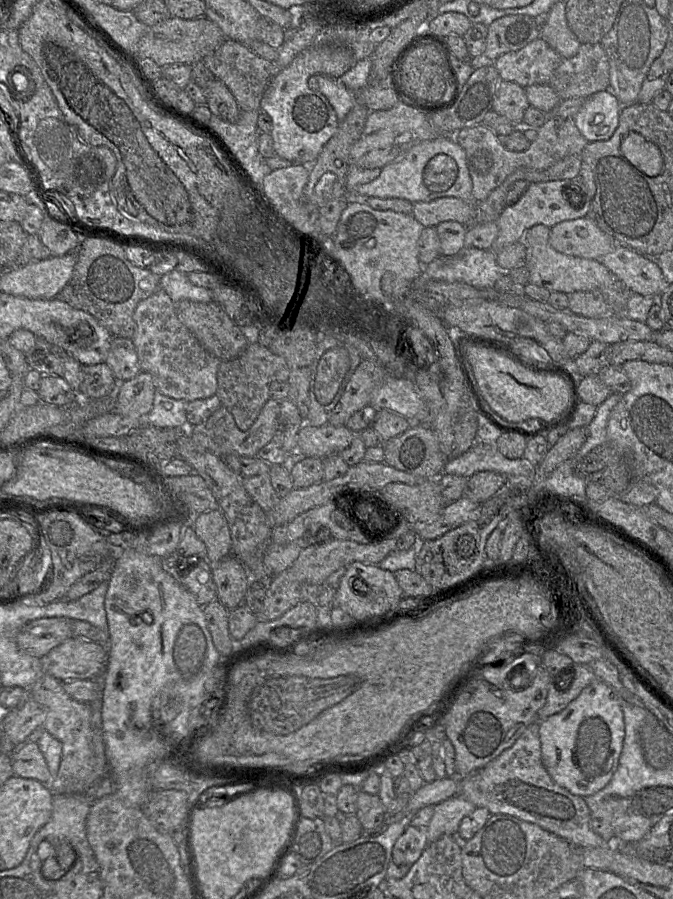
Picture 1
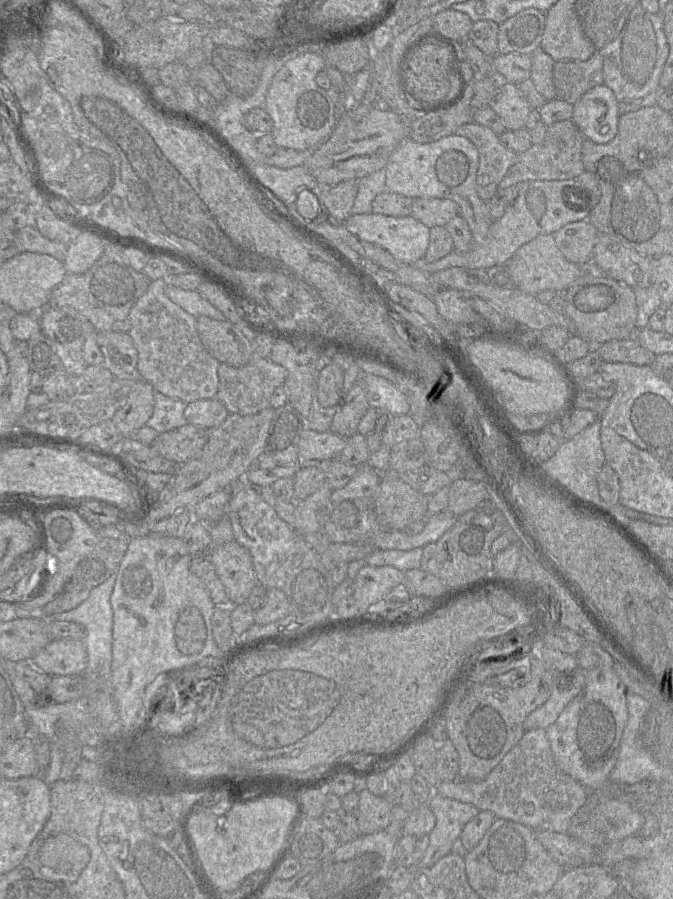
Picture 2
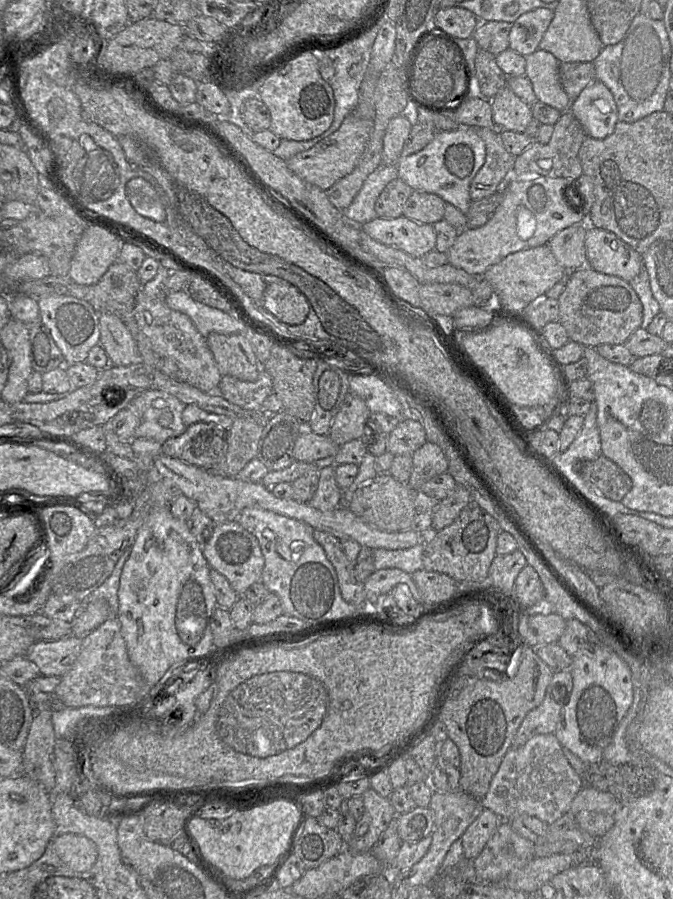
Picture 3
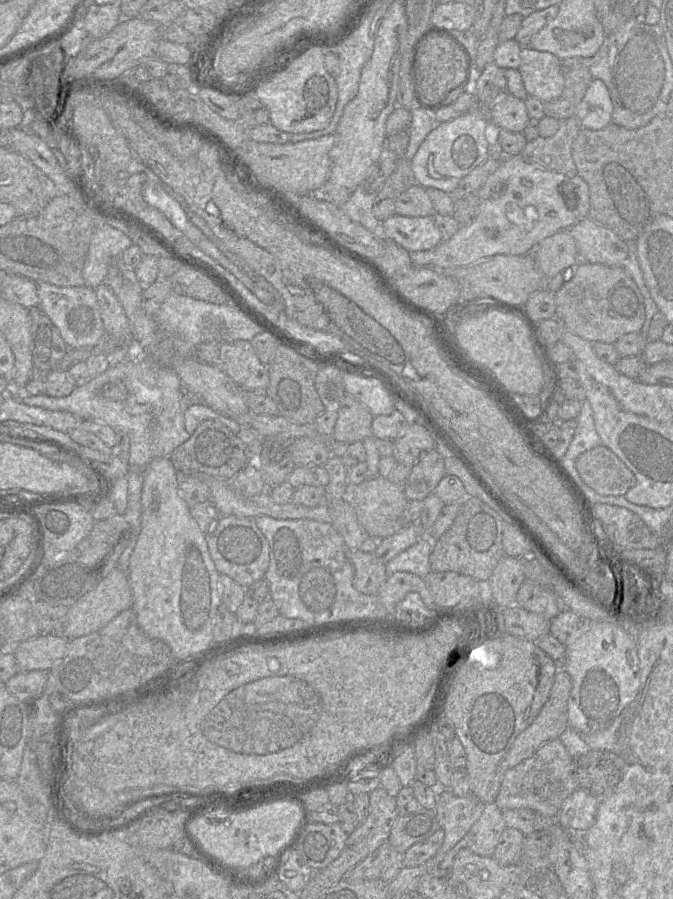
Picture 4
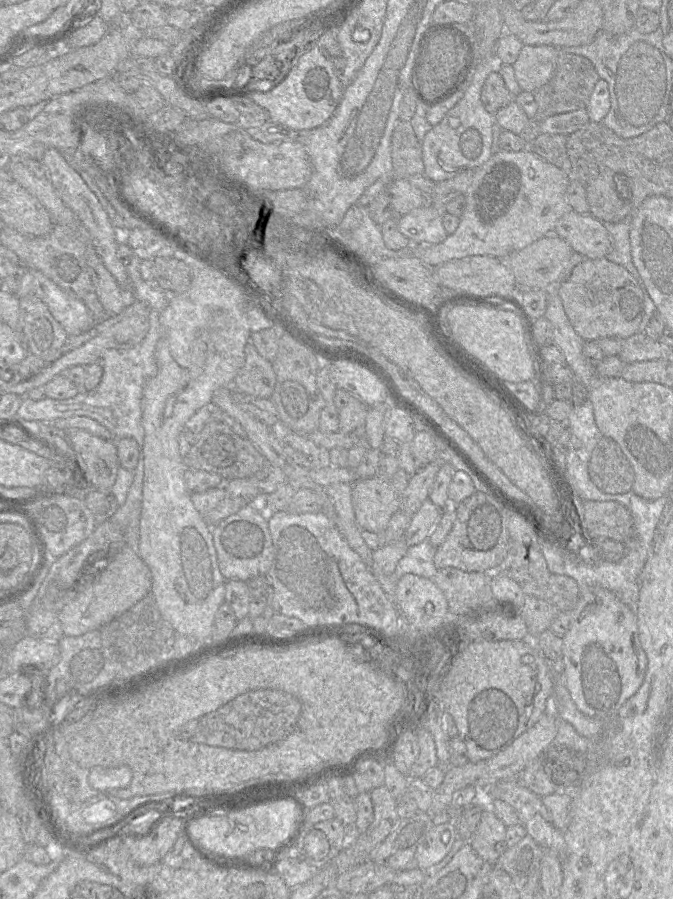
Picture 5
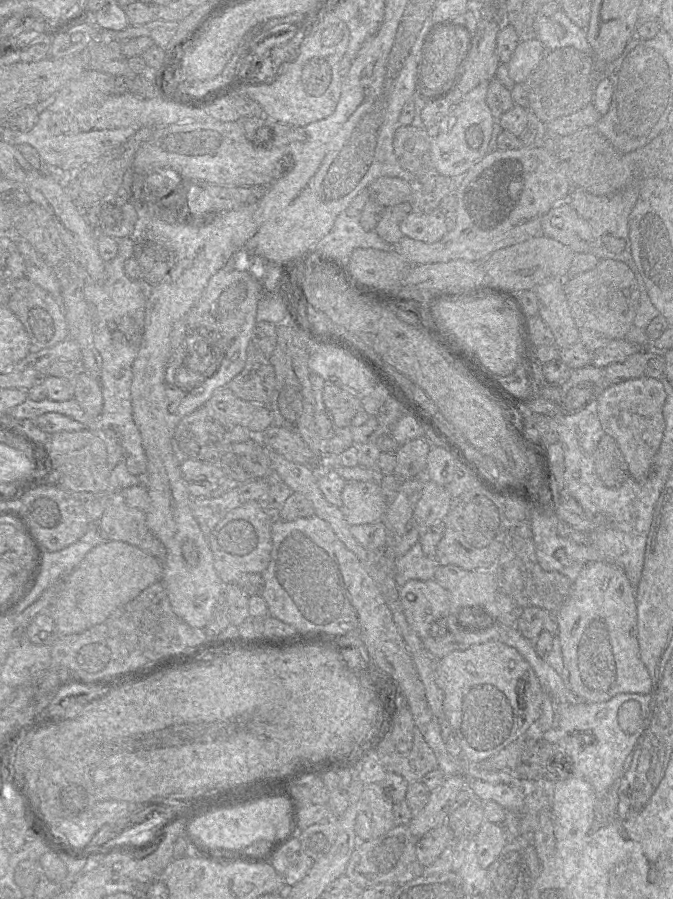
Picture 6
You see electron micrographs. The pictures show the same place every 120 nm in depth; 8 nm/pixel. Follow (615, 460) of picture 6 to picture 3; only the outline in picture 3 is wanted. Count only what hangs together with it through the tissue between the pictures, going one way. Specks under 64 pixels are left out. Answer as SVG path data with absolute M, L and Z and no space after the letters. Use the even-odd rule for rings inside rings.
M601 455L594 461L576 461L575 470L589 481L600 495L620 502L632 487L631 478L613 461Z

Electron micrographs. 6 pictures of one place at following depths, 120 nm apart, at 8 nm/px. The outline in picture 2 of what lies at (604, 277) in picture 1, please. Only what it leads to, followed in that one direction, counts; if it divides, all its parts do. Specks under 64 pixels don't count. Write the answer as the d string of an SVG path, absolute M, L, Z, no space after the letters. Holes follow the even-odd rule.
M540 234L522 245L505 264L512 286L520 291L536 296L545 290L563 293L580 278L589 267L582 267L568 261L557 248L552 234Z

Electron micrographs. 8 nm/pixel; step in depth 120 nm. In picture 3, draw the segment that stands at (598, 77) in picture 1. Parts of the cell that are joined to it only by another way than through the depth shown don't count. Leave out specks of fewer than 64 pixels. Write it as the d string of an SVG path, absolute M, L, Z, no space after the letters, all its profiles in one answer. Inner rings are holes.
M561 62L559 77L564 91L572 102L584 88L596 80L595 67L592 62Z

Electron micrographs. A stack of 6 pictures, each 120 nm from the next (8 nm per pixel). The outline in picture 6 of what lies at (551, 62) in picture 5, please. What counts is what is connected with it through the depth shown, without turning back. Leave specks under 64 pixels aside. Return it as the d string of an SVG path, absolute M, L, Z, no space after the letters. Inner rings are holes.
M536 38L521 39L507 63L509 77L522 84L539 64L546 49Z

